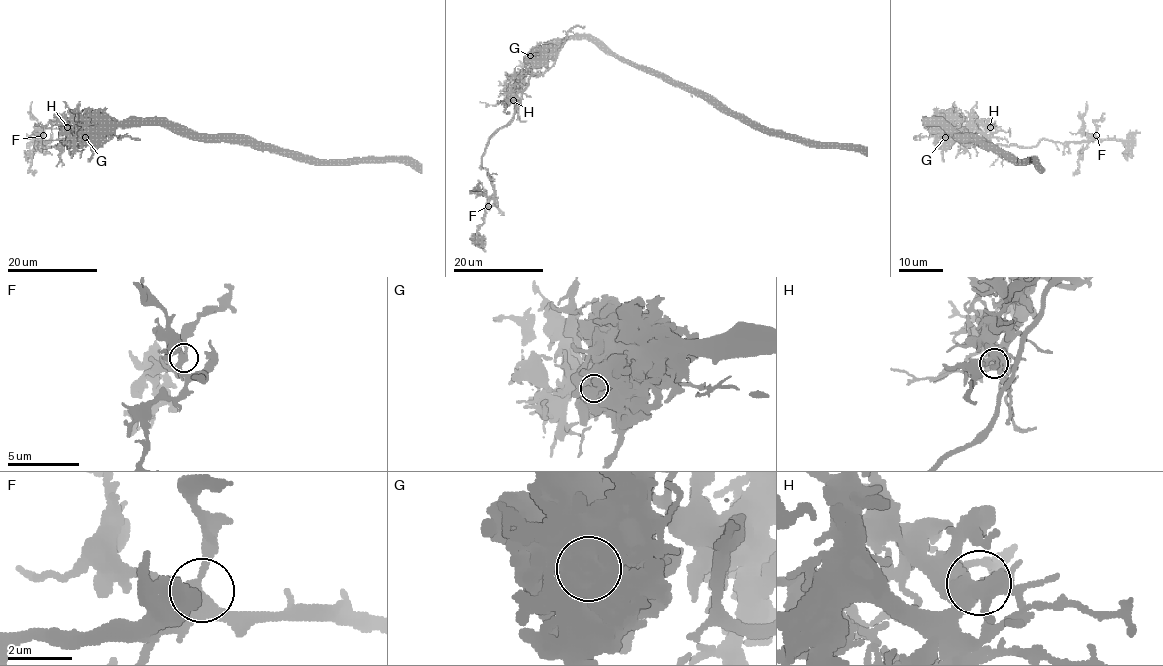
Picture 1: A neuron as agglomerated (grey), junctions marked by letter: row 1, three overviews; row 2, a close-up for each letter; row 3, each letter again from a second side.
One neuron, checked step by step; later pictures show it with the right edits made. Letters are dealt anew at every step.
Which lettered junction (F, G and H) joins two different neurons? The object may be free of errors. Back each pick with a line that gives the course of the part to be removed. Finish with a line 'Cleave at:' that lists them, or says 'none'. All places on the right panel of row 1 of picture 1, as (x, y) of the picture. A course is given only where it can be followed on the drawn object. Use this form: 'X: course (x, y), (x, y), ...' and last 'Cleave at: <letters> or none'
G: course (945, 137), (955, 126), (978, 130), (990, 144), (1110, 139), (1126, 147), (1126, 160)
Cleave at: G

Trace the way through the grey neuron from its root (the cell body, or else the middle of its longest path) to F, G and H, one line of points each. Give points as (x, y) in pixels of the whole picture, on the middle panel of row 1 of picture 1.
F: (599, 48), (567, 39), (556, 49), (555, 63), (530, 77), (514, 117), (482, 155), (493, 190), (488, 206)
G: (599, 48), (586, 39), (552, 40), (530, 56)
H: (599, 48), (586, 39), (565, 40), (545, 60), (530, 69), (513, 100)

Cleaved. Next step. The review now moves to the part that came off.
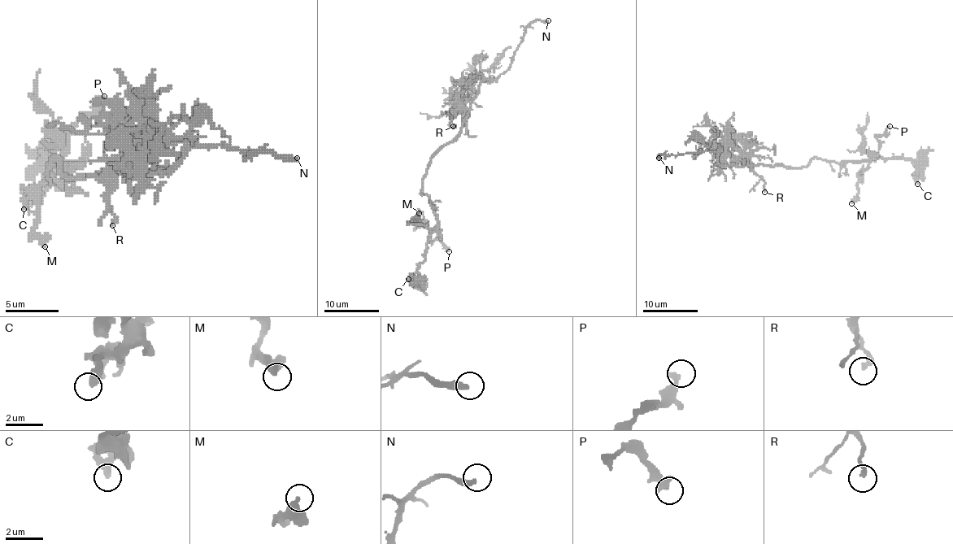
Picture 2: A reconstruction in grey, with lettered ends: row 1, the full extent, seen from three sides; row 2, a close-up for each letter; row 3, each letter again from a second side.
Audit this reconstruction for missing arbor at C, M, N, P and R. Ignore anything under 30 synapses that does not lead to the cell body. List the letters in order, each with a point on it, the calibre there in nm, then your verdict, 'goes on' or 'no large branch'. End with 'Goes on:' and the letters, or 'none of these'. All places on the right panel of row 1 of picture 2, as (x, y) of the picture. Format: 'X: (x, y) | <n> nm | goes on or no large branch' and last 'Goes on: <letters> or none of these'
C: (917, 184) | 420 nm | no large branch
M: (851, 203) | 380 nm | no large branch
N: (659, 158) | 320 nm | goes on
P: (889, 126) | 280 nm | no large branch
R: (764, 192) | 200 nm | no large branch
Goes on: N

